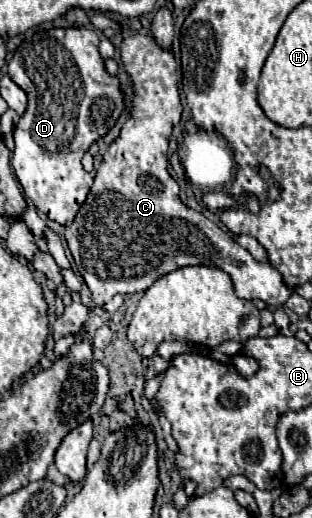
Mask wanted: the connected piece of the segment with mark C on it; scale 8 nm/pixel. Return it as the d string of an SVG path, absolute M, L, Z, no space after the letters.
M126 35L120 45L120 57L124 69L132 81L132 109L130 117L120 129L120 135L108 145L108 151L102 159L102 165L96 171L94 185L74 217L72 225L66 227L66 241L74 255L78 273L84 277L88 289L92 291L92 299L98 305L110 301L116 293L144 293L154 285L162 275L172 273L172 259L178 267L188 265L208 265L226 271L234 283L236 295L240 299L262 299L270 307L282 307L284 301L294 293L288 285L284 285L280 273L270 263L258 263L244 247L240 247L226 231L222 231L216 223L206 219L200 211L186 207L180 201L180 187L168 173L168 141L176 121L180 121L182 105L176 85L176 67L174 53L170 49L162 49L148 35Z

